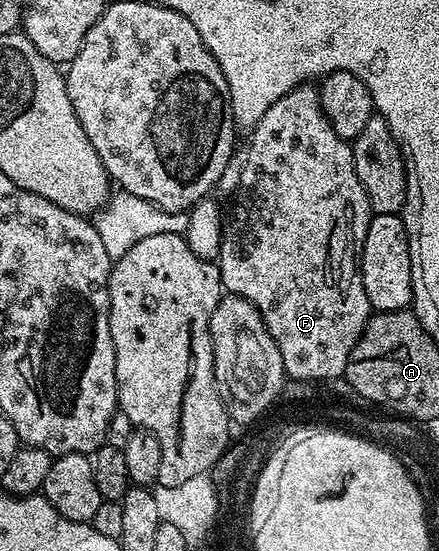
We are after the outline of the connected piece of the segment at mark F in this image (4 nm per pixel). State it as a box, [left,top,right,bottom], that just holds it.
[218,83,370,381]

